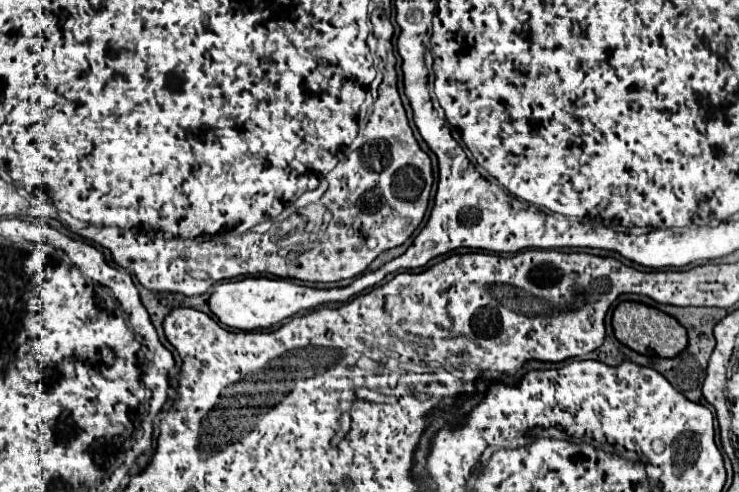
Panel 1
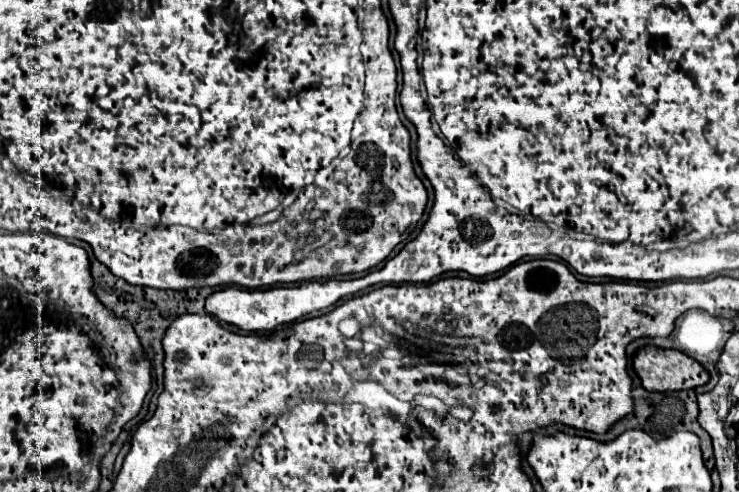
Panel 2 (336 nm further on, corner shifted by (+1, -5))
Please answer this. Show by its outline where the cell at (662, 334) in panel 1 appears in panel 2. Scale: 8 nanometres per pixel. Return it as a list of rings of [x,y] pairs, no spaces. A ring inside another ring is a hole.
[[[644,347],[634,357],[634,371],[650,393],[682,391],[706,385],[708,371],[692,357],[674,349]]]

